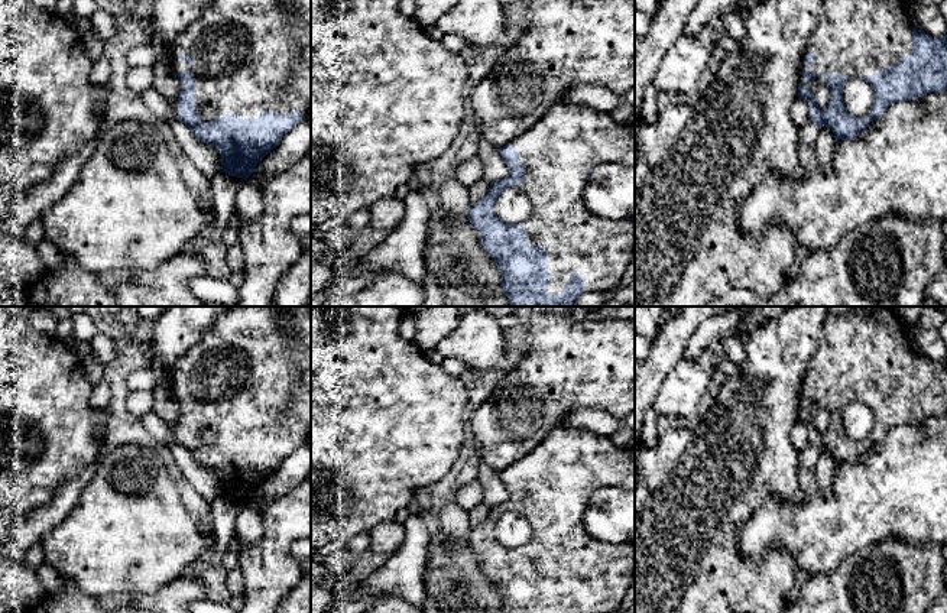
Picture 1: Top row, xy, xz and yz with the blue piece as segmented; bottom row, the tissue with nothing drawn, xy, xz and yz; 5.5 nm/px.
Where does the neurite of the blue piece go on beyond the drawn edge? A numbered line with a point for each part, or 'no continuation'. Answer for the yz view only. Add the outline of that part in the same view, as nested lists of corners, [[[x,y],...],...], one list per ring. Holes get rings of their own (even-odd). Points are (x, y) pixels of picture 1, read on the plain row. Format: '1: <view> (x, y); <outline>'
1: yz (866, 352); [[[850,306],[843,315],[826,315],[824,331],[818,348],[808,361],[804,380],[815,377],[817,383],[811,385],[807,392],[815,398],[843,398],[850,402],[863,399],[876,399],[879,395],[895,389],[902,380],[912,377],[912,340],[908,335],[907,325],[898,318],[894,306]]]

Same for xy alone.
1: xy (252, 378); [[[233,306],[176,360],[166,382],[173,396],[194,398],[198,437],[211,431],[217,441],[236,437],[240,442],[257,442],[262,435],[292,438],[301,434],[305,442],[311,434],[311,306]],[[282,309],[292,318],[292,333],[279,324]]]

